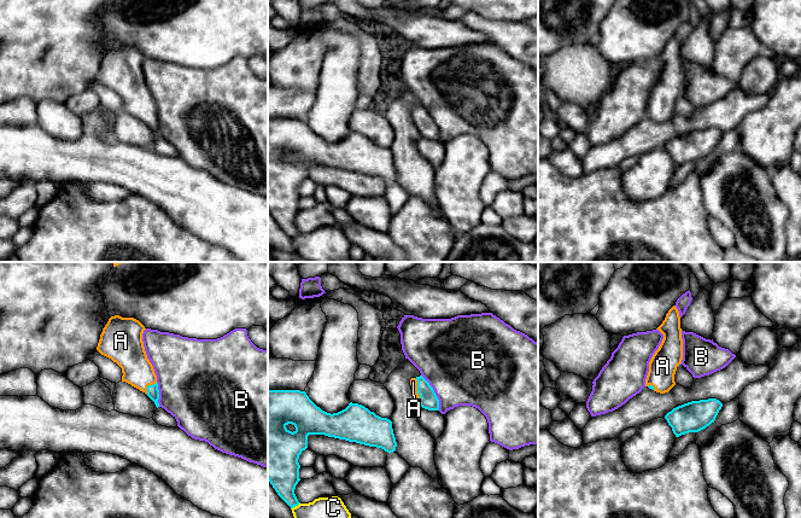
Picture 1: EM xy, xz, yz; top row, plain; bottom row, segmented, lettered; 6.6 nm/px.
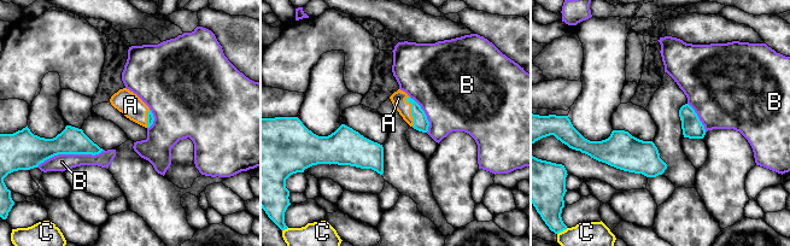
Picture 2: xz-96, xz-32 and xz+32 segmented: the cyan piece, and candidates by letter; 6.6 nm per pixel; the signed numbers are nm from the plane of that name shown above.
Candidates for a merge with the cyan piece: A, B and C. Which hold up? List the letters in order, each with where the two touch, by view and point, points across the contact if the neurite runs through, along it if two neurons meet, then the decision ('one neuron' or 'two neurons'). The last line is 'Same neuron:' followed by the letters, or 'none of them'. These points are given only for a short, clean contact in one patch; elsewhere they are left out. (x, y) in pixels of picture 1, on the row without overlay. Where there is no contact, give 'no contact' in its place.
A: xz (417, 118) | one neuron
B: xz (434, 122) | two neurons
C: xz (294, 236) | two neurons
Same neuron: A

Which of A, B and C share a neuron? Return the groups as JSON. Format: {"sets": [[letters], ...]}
{"sets": [["A"], ["B"], ["C"]]}

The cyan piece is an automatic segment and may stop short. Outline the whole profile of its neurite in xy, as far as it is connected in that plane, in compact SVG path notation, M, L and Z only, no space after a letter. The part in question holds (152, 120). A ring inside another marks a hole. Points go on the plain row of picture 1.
M111 46L103 58L97 80L122 98L122 111L145 122L158 138L157 105L142 71L145 59L134 47Z

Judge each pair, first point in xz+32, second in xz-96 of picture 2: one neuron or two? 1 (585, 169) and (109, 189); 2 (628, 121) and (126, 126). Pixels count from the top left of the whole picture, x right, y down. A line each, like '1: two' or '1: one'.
1: one
2: two

